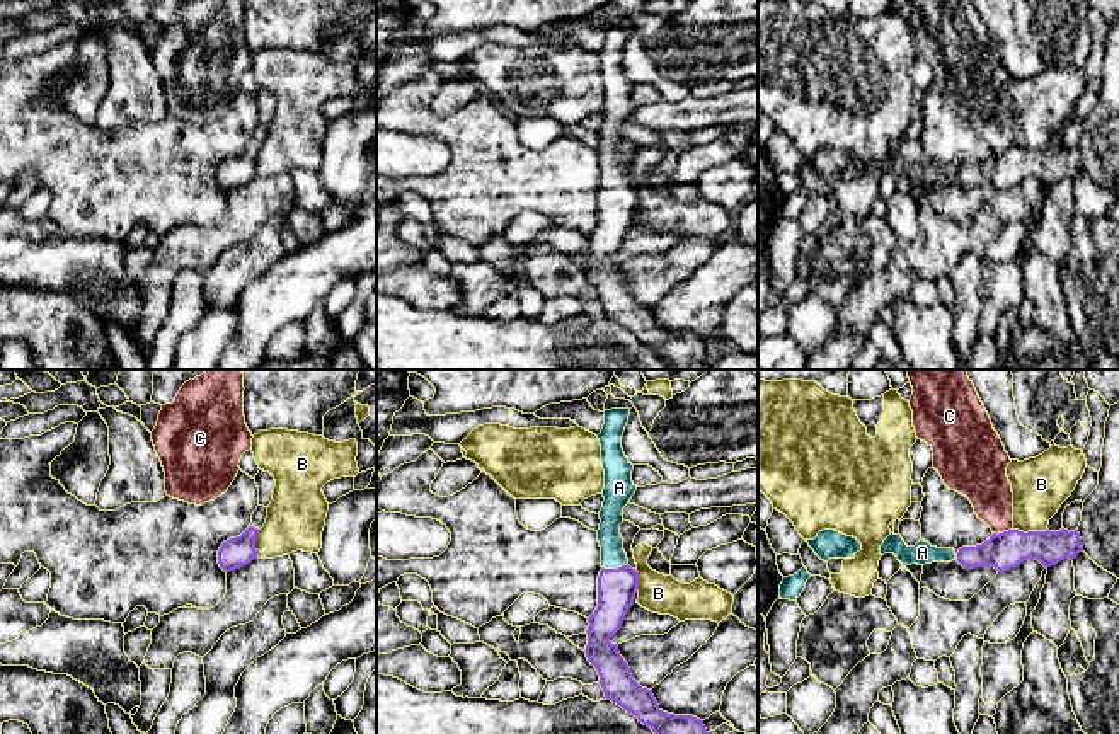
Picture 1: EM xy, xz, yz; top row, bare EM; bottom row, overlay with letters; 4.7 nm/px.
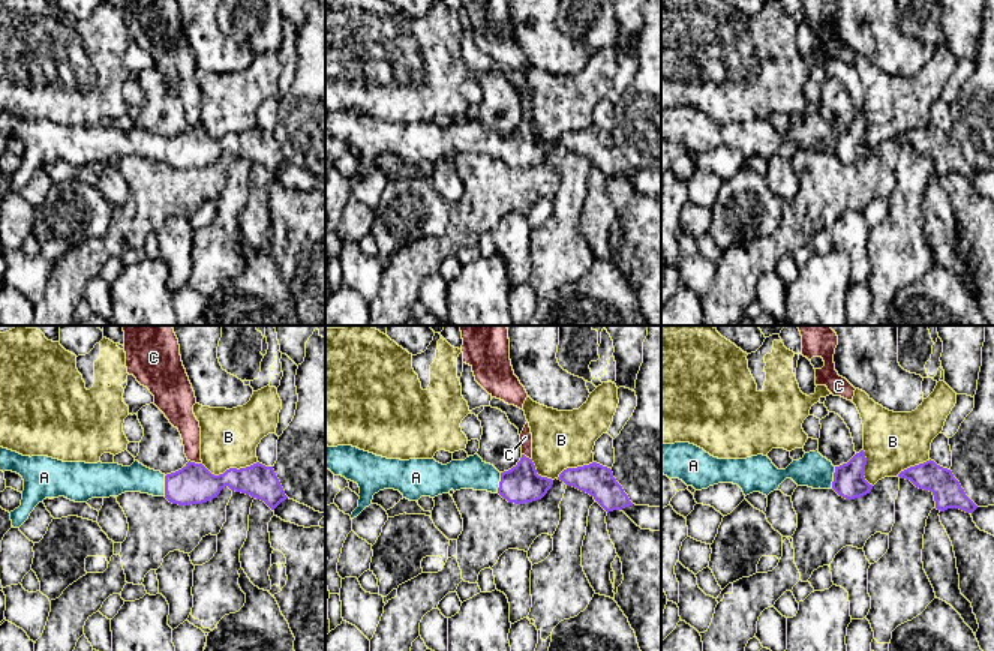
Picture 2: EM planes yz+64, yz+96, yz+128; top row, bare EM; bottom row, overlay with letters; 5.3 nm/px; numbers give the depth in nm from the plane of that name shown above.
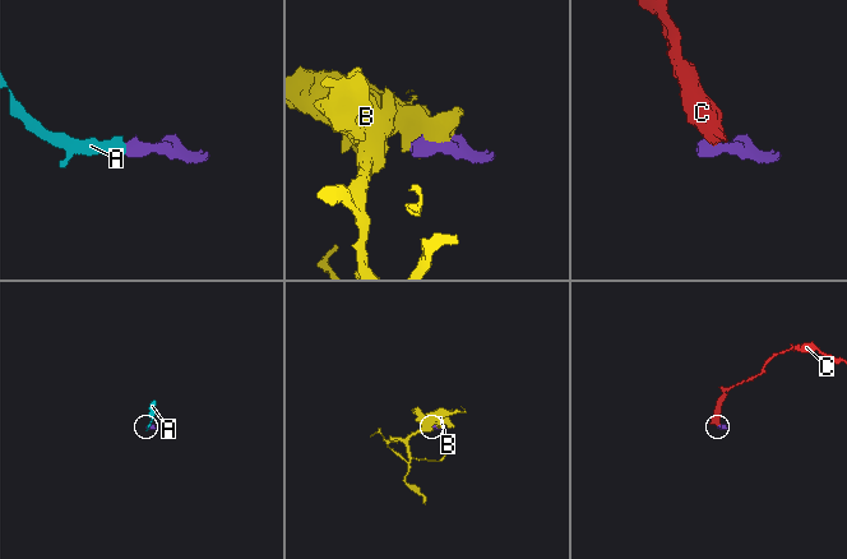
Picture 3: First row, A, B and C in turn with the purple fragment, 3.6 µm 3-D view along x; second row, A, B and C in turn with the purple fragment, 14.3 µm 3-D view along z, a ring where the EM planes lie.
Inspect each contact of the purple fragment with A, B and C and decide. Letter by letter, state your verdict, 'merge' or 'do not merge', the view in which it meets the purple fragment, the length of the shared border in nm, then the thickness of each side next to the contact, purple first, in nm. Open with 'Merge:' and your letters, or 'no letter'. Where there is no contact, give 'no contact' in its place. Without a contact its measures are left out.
Merge: A
A: merge | xz | 120 nm | 180/120 nm
B: do not merge | yz | 160 nm | 180/260 nm
C: do not merge | yz | 100 nm | 180/220 nm

